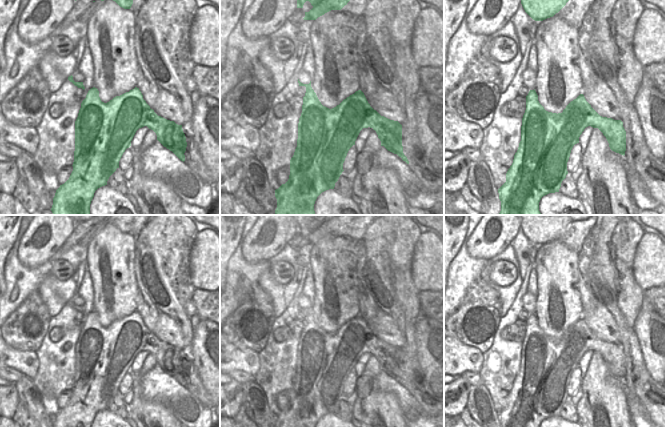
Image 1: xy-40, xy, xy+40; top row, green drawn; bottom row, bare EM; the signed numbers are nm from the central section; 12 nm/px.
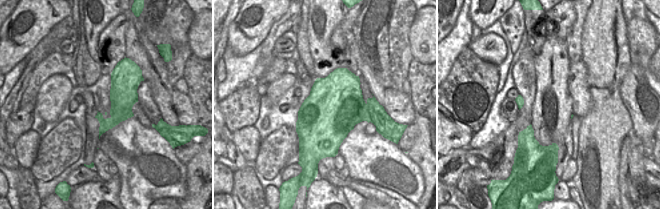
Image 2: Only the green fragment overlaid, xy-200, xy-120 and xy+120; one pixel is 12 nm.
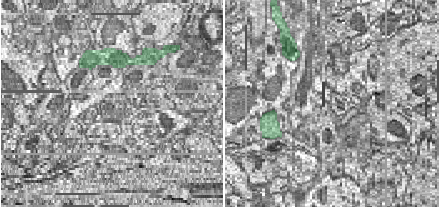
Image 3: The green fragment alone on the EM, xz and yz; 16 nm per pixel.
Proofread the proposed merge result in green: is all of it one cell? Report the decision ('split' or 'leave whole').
split

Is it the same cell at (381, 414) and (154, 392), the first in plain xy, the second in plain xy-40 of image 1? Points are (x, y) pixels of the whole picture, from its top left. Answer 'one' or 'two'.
two

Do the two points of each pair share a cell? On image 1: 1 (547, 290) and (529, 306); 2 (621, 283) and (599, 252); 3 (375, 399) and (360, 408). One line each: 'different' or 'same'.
1: different
2: same
3: same

